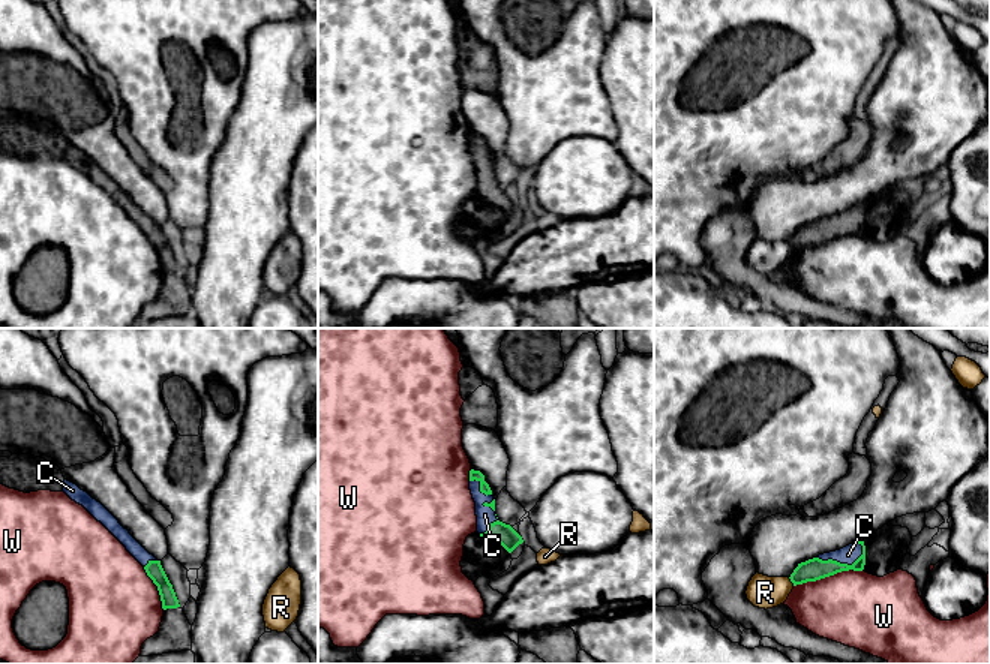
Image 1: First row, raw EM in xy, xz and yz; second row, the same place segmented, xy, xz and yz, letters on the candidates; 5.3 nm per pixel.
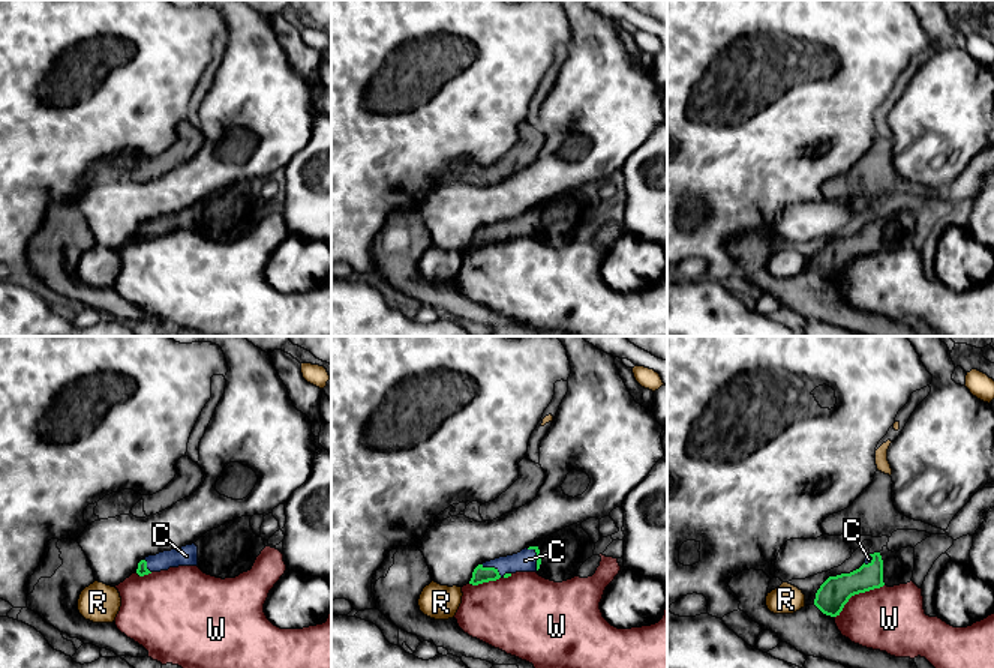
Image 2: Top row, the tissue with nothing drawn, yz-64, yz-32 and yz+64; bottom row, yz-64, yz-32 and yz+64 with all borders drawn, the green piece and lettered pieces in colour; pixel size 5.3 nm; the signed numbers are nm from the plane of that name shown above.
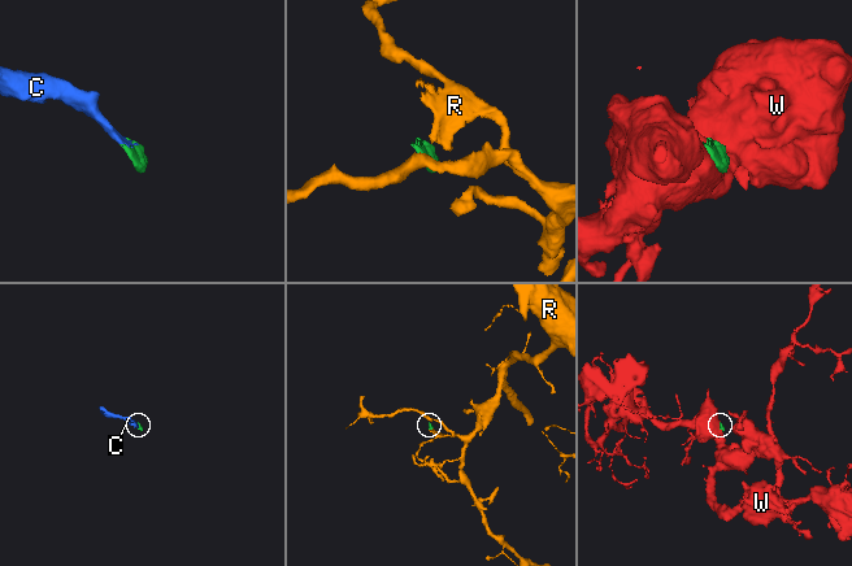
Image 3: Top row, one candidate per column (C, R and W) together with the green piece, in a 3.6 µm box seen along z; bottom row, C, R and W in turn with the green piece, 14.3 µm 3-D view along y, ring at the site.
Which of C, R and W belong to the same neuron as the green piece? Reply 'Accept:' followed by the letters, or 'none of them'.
Accept: C

